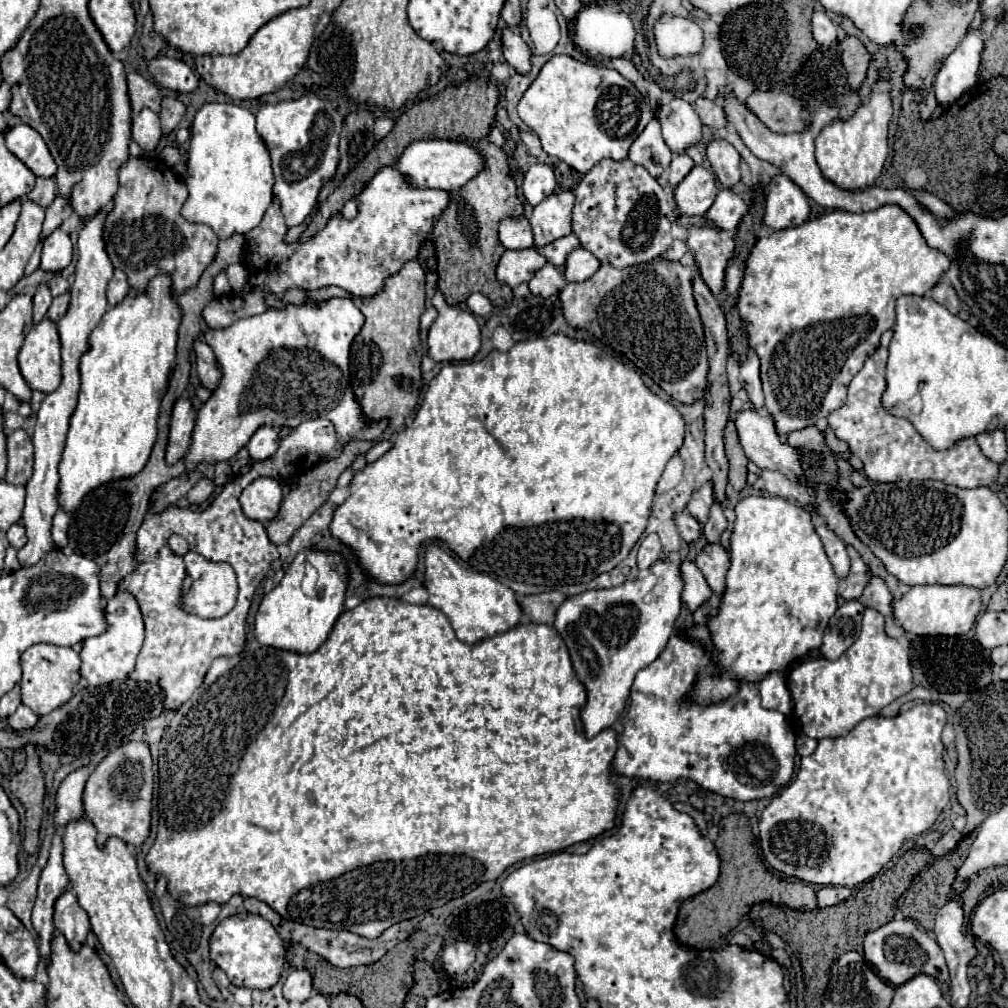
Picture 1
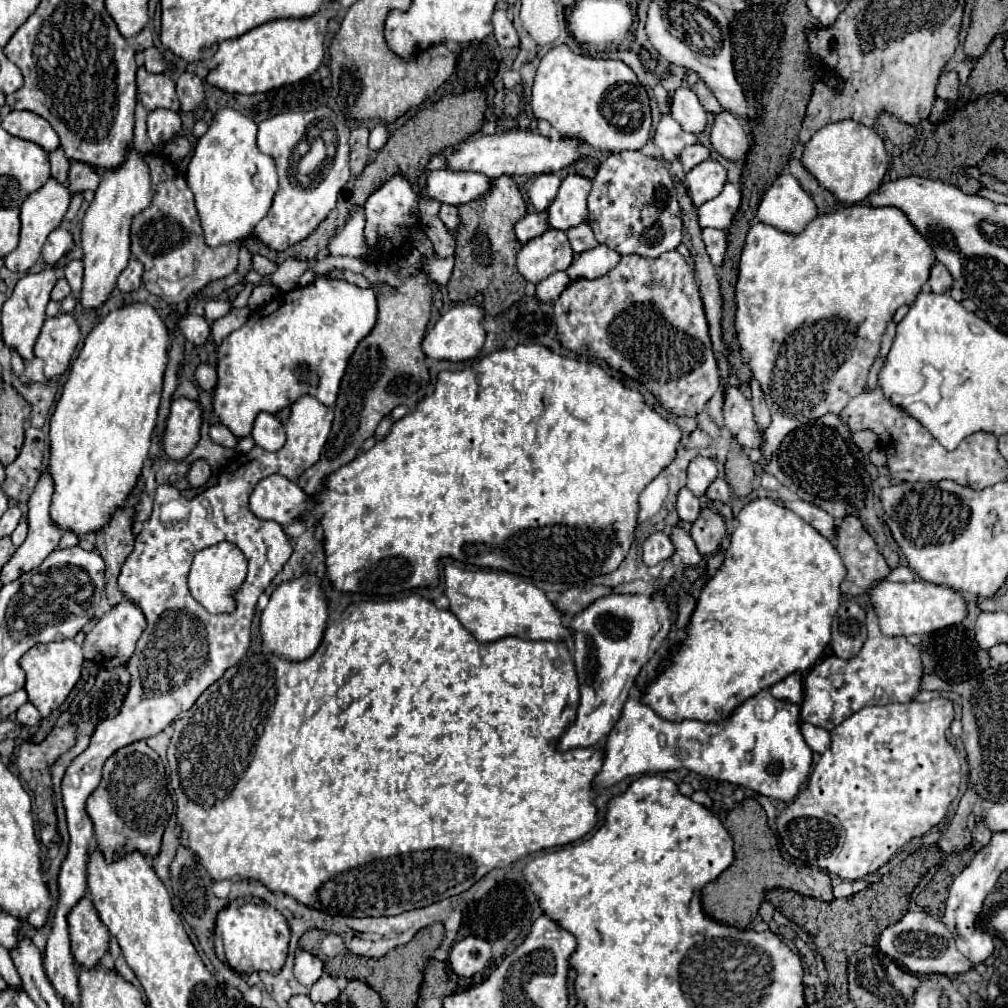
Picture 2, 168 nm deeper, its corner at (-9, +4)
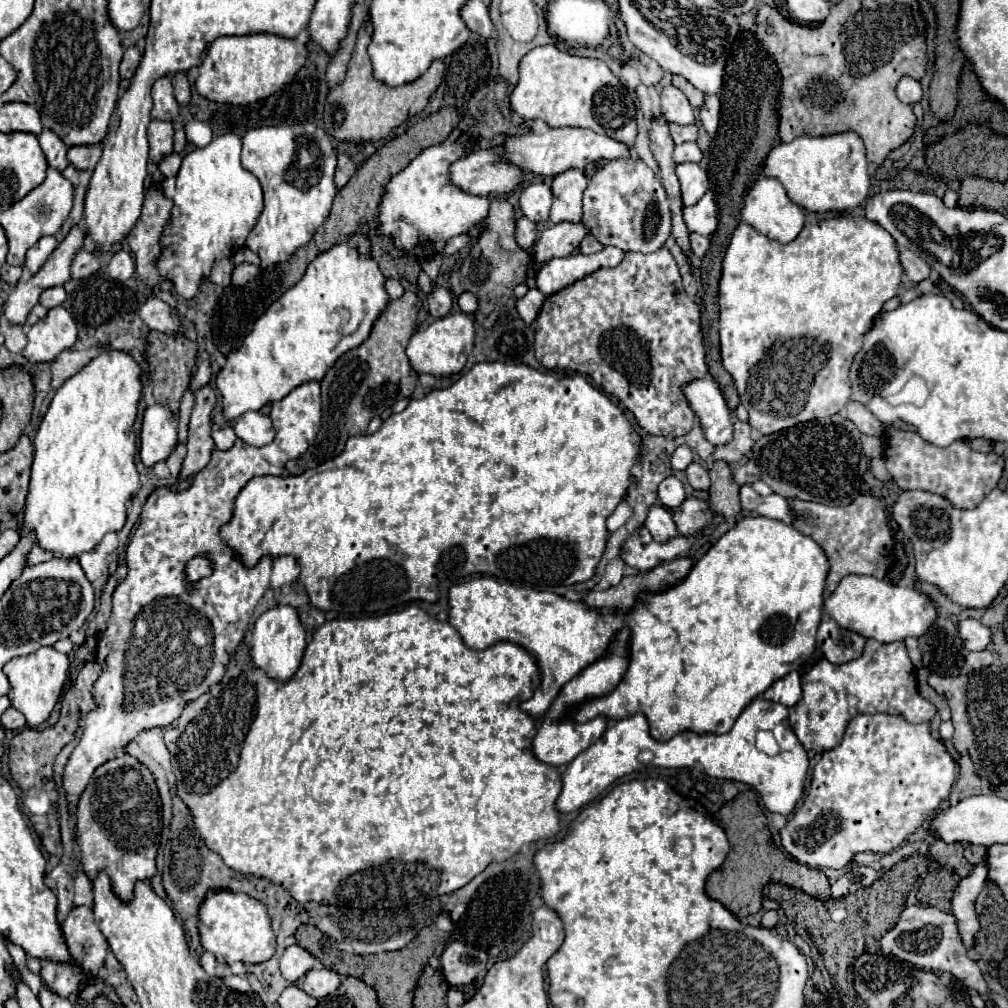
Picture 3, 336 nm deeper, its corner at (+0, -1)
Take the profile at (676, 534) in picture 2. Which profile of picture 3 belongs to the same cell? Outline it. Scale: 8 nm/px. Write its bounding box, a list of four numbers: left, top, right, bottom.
[645,504,679,540]

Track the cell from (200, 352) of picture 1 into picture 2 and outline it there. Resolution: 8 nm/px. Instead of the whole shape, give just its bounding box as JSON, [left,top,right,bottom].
[178,313,210,345]

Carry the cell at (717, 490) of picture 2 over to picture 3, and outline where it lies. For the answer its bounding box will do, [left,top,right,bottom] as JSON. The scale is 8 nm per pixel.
[685,462,709,490]

